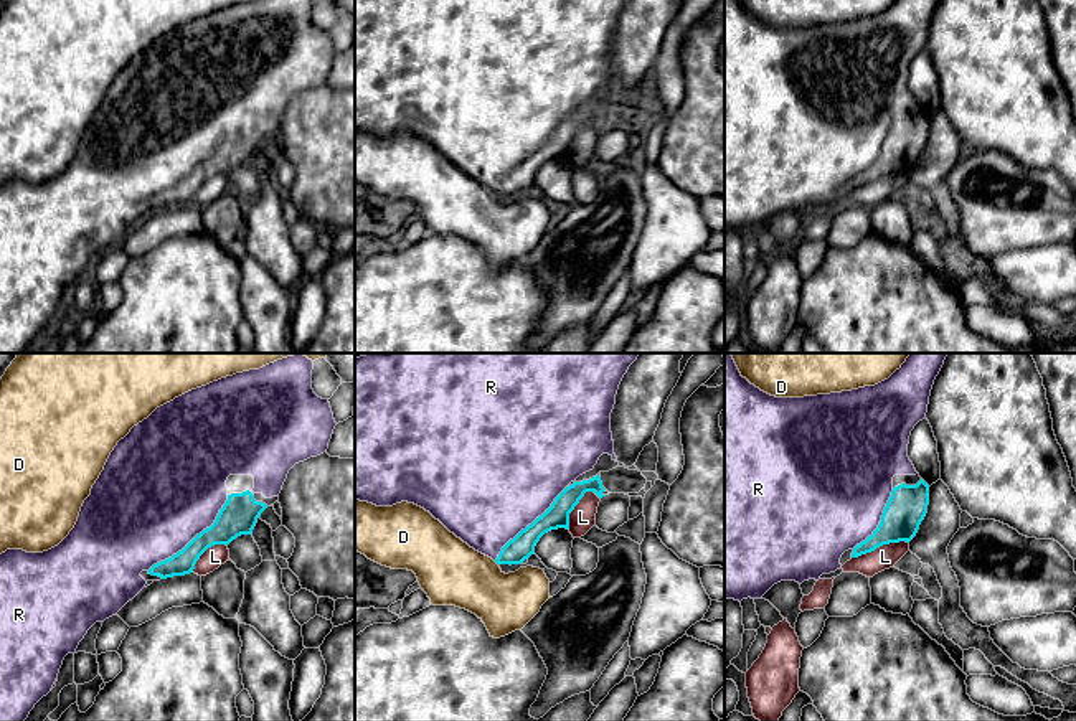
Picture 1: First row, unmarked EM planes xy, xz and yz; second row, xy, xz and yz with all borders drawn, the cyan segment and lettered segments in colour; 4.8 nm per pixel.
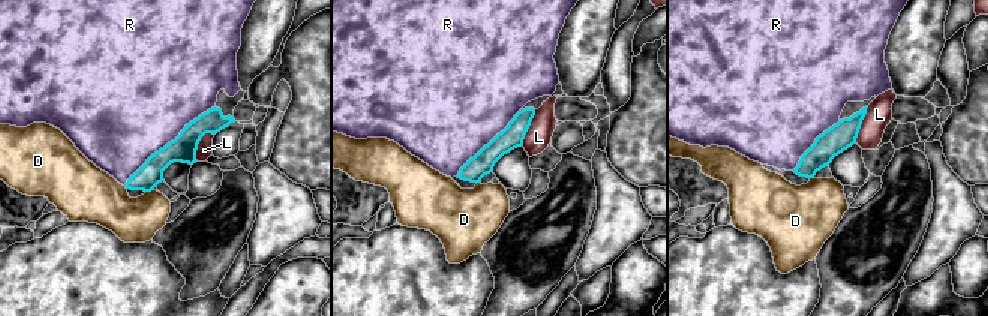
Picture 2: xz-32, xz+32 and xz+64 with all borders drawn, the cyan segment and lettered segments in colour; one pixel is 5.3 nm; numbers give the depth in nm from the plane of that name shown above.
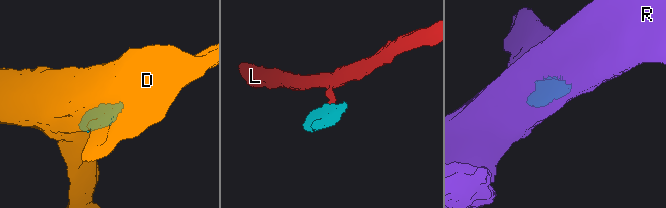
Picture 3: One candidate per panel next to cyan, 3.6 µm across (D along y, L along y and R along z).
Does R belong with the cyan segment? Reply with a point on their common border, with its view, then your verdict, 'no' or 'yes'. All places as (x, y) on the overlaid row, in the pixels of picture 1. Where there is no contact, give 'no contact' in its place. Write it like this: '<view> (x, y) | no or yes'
xy (195, 537) | yes

